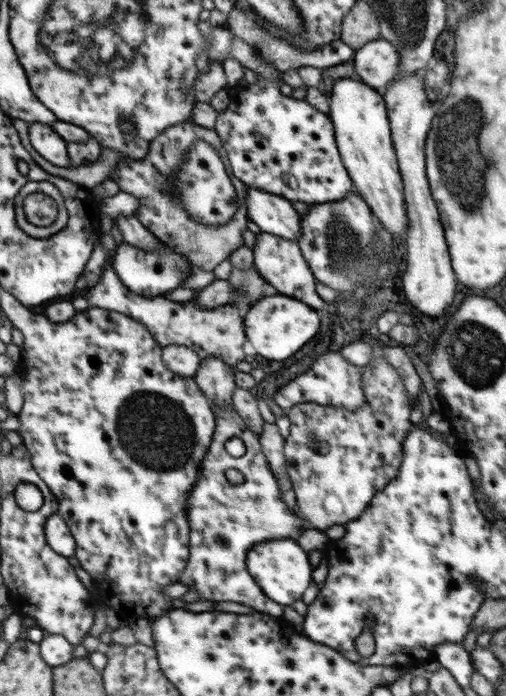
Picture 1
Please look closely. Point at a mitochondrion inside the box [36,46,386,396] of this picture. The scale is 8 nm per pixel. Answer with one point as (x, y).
(342, 245)

